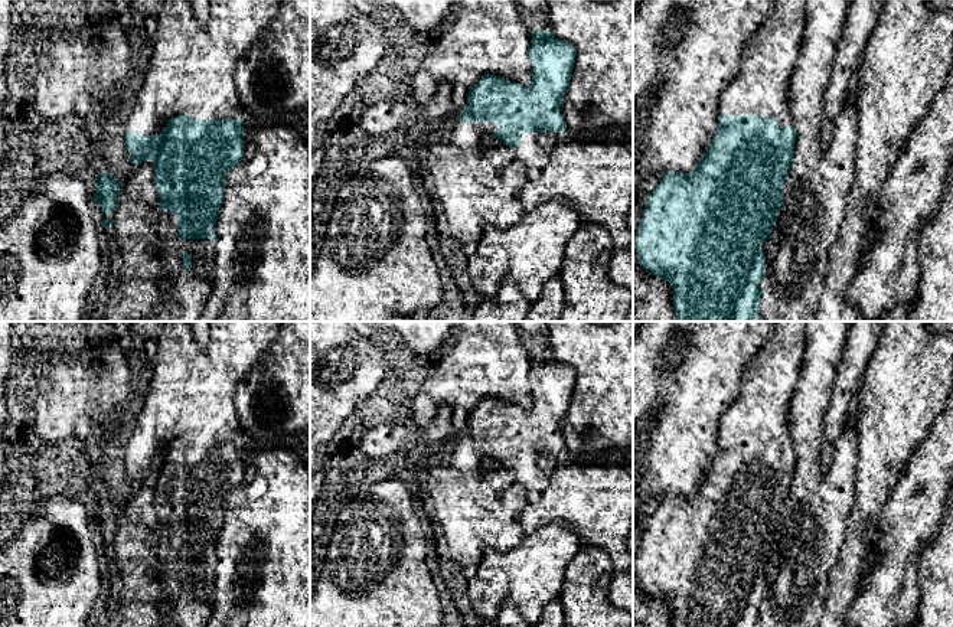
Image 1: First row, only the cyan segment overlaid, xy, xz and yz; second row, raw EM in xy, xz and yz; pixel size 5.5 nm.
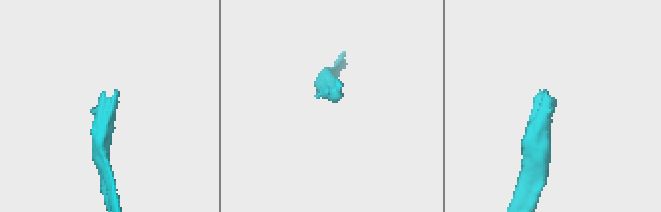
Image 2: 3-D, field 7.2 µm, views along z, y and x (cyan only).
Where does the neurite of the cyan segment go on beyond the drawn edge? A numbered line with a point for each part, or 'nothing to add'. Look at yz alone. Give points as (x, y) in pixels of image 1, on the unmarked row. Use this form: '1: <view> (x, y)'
1: yz (770, 379)

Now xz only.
1: xz (535, 473)

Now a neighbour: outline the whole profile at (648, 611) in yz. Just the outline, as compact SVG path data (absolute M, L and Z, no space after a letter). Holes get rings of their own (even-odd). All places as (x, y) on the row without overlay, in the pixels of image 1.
M633 523L633 627L673 627L672 608L646 595L639 584L636 575L636 556L644 533L646 523Z

